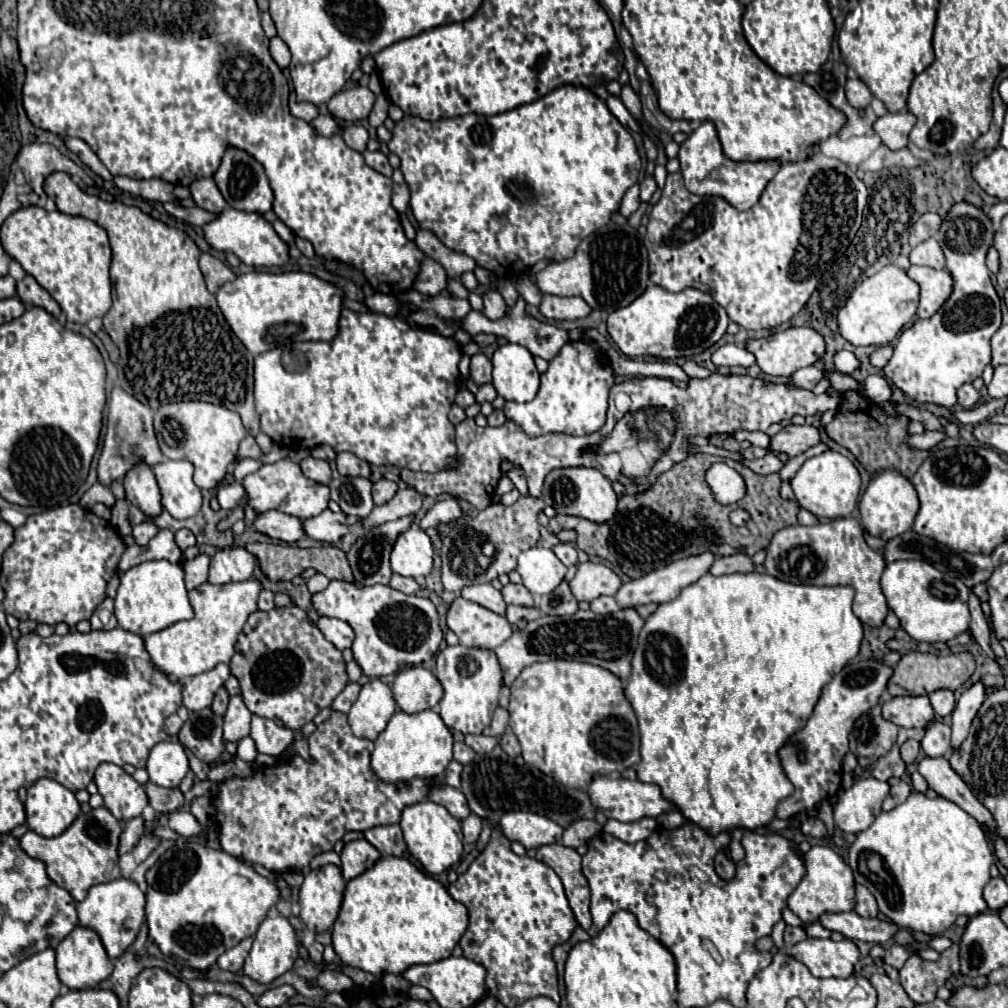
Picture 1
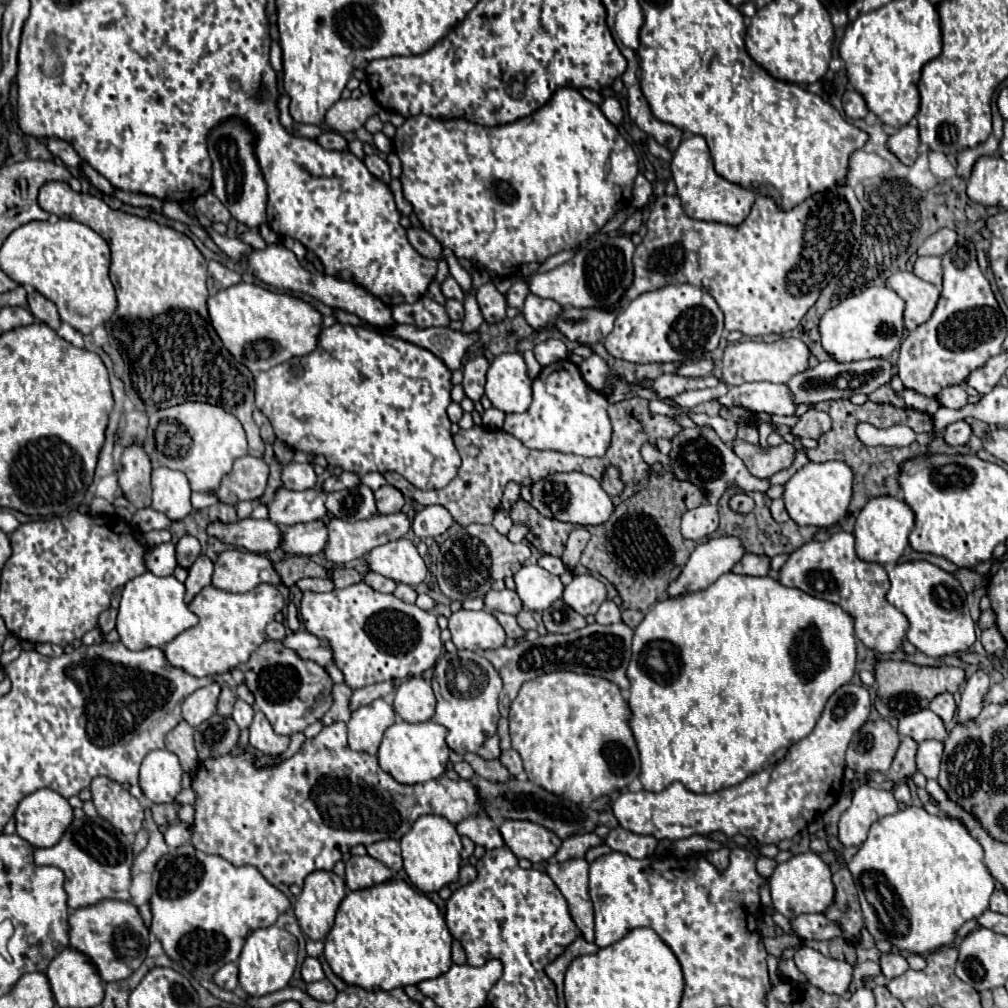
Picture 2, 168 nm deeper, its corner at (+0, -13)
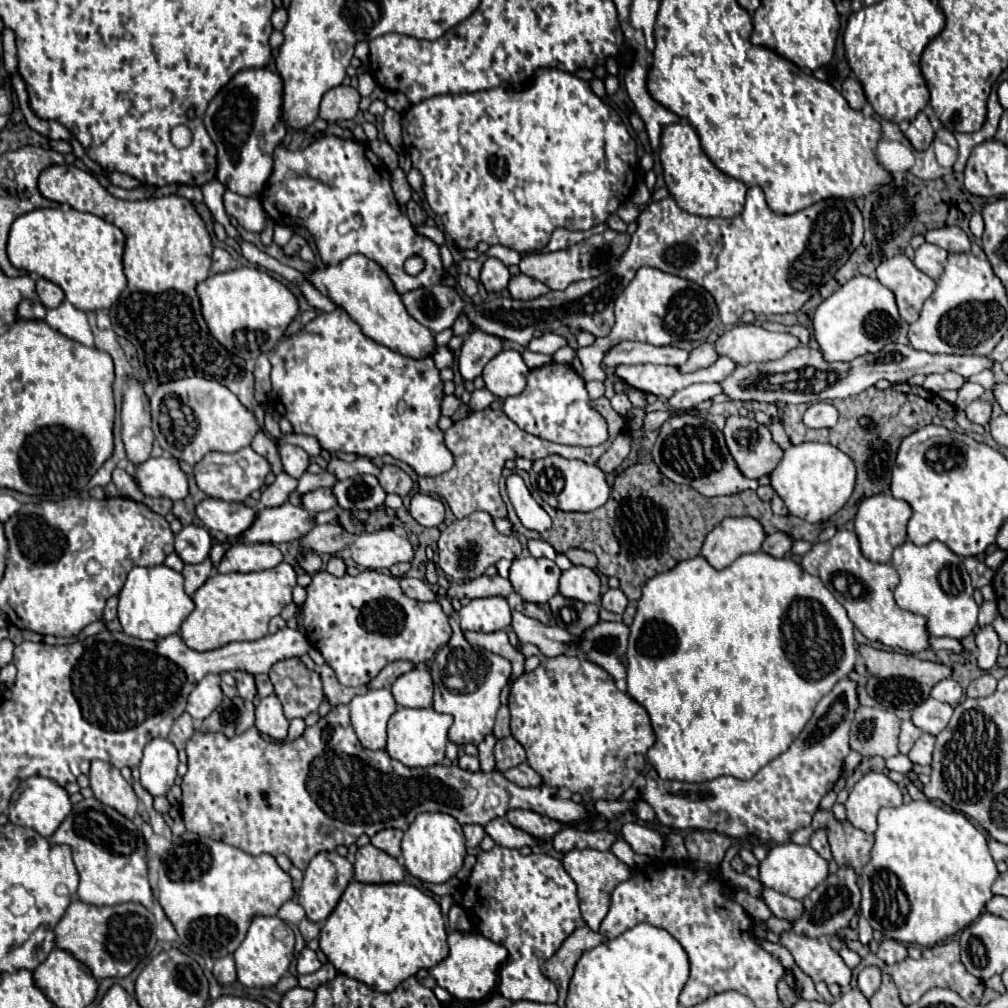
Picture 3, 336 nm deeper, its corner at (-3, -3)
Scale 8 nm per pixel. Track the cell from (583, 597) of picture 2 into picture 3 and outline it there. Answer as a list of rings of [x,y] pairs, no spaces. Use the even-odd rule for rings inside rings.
[[[571,566],[569,570],[561,572],[559,594],[565,598],[581,602],[599,602],[599,590],[599,578],[587,566]]]

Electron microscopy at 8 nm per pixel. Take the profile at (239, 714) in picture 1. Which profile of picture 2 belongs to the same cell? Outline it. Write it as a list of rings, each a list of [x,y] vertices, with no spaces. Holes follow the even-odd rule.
[[[236,700],[236,704],[234,704],[234,712],[232,712],[232,718],[234,718],[234,722],[238,724],[240,730],[250,728],[250,724],[252,724],[252,716],[254,716],[254,708],[252,708],[250,704],[242,702],[242,700]]]

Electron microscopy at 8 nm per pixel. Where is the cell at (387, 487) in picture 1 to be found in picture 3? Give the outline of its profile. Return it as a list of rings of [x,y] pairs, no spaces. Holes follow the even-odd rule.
[[[383,466],[377,478],[379,478],[385,492],[395,492],[401,498],[405,498],[413,486],[413,480],[409,478],[409,474],[405,474],[397,466]]]

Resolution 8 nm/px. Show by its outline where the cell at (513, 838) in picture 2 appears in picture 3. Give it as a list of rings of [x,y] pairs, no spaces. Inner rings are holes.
[[[511,810],[511,812],[507,812],[507,820],[515,828],[525,830],[539,840],[551,840],[563,828],[563,824],[559,824],[557,820],[551,820],[547,816],[531,812],[531,810]]]

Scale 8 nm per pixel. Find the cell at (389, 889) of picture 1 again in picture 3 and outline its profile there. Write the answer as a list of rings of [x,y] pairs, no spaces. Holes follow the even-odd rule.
[[[351,882],[339,904],[325,920],[319,948],[345,976],[351,976],[377,992],[393,992],[403,980],[421,968],[431,968],[447,958],[447,930],[439,904],[409,884]]]

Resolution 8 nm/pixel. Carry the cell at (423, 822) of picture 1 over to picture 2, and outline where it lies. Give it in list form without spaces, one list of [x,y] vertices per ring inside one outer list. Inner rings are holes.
[[[424,814],[420,816],[412,826],[410,832],[402,836],[402,858],[404,858],[404,870],[410,878],[410,882],[420,892],[438,892],[442,886],[458,880],[460,872],[460,850],[462,842],[452,822],[448,822],[442,816]]]

